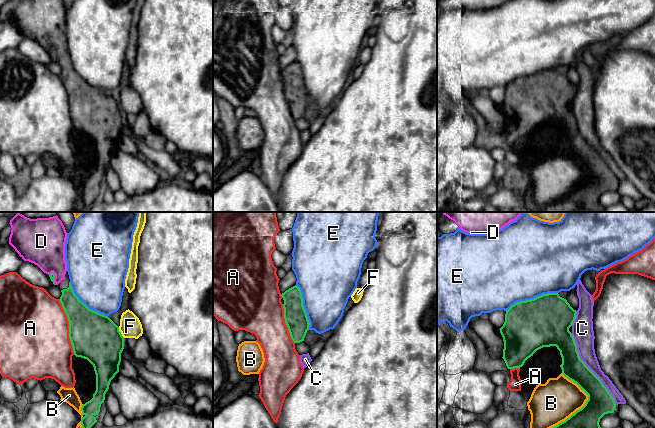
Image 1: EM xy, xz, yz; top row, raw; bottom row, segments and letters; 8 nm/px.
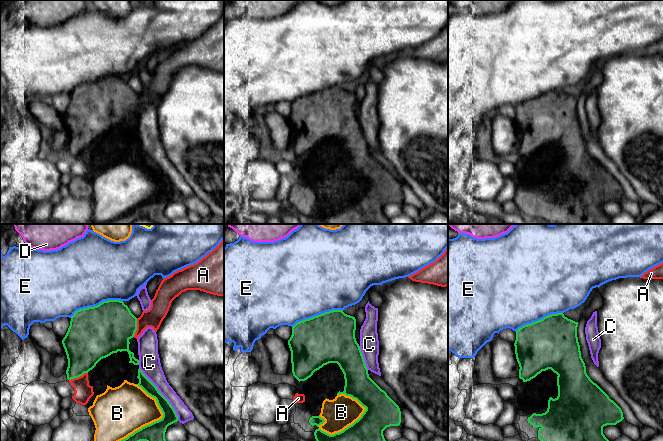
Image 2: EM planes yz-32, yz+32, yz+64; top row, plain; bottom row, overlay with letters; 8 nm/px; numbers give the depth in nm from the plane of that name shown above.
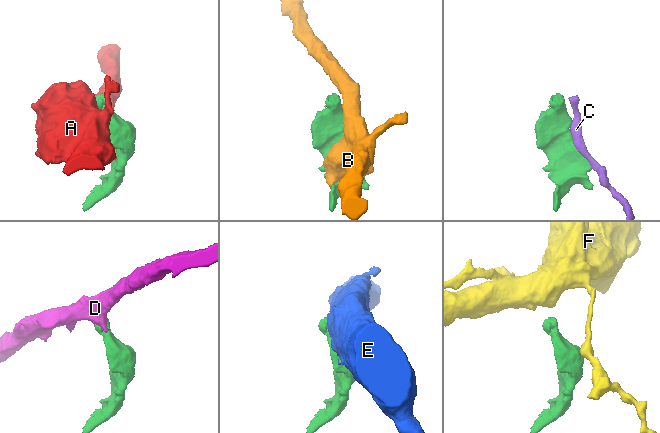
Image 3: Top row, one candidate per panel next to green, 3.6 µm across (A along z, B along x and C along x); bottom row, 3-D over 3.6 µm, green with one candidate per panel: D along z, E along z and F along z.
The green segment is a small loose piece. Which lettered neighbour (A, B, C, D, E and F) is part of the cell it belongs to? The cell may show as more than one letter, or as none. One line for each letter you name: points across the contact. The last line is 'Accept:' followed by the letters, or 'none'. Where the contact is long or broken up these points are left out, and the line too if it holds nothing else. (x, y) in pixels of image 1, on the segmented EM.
D: runs through xy (52, 275), (54, 277), (54, 264), (45, 248)
Accept: D

